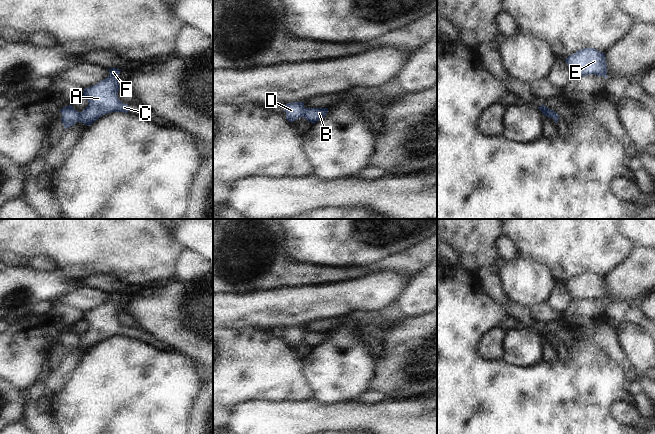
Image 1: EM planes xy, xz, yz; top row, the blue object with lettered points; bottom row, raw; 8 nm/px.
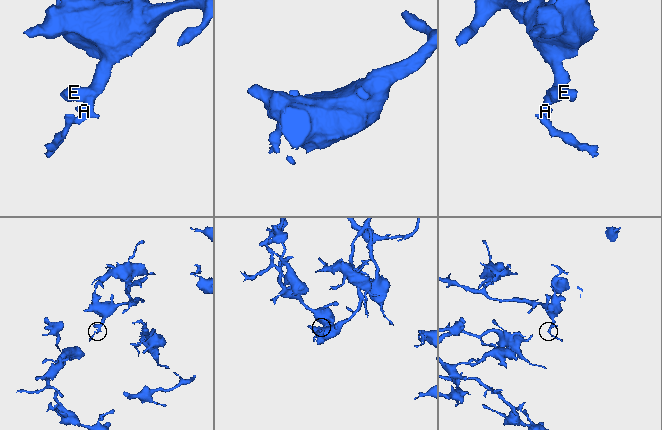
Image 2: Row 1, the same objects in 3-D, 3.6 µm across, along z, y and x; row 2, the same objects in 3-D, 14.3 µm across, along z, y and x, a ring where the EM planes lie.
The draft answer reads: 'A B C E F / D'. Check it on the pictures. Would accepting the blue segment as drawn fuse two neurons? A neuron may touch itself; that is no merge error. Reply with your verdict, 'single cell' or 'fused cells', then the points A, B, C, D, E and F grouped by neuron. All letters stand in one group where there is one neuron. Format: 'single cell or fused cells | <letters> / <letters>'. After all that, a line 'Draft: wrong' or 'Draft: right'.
fused cells | A B C E F / D
Draft: right

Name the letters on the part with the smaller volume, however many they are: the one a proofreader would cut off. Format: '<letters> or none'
D

